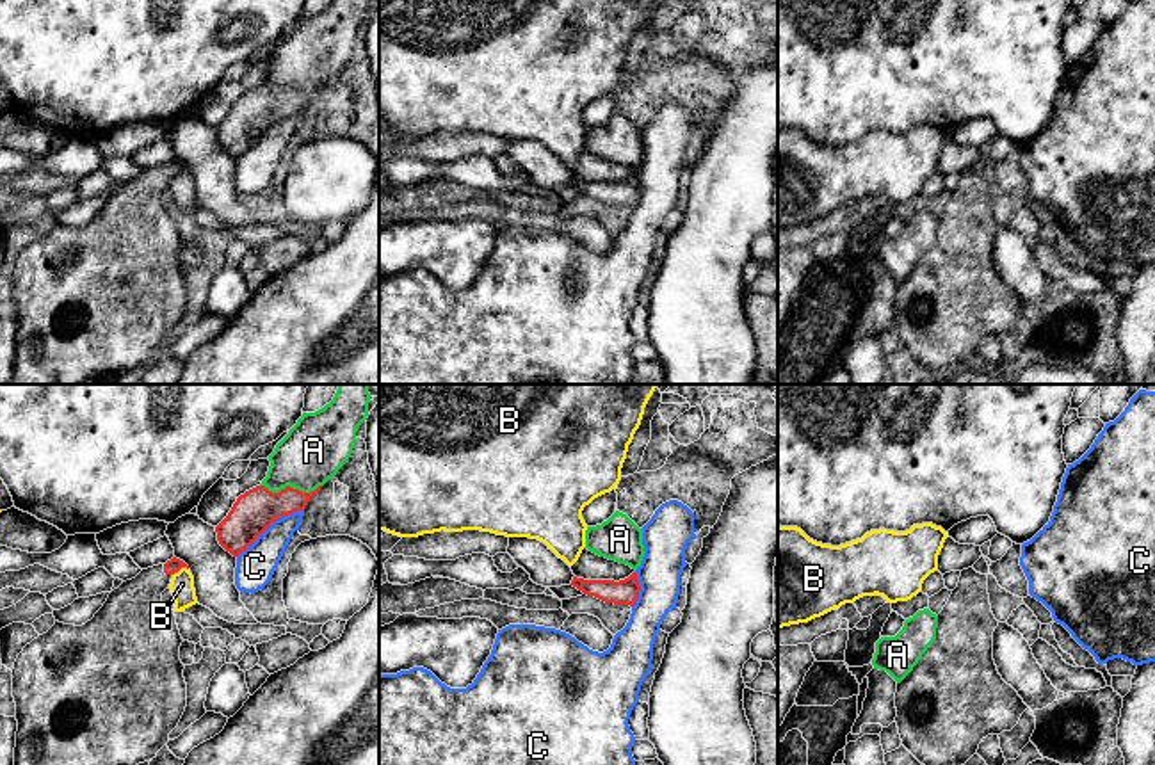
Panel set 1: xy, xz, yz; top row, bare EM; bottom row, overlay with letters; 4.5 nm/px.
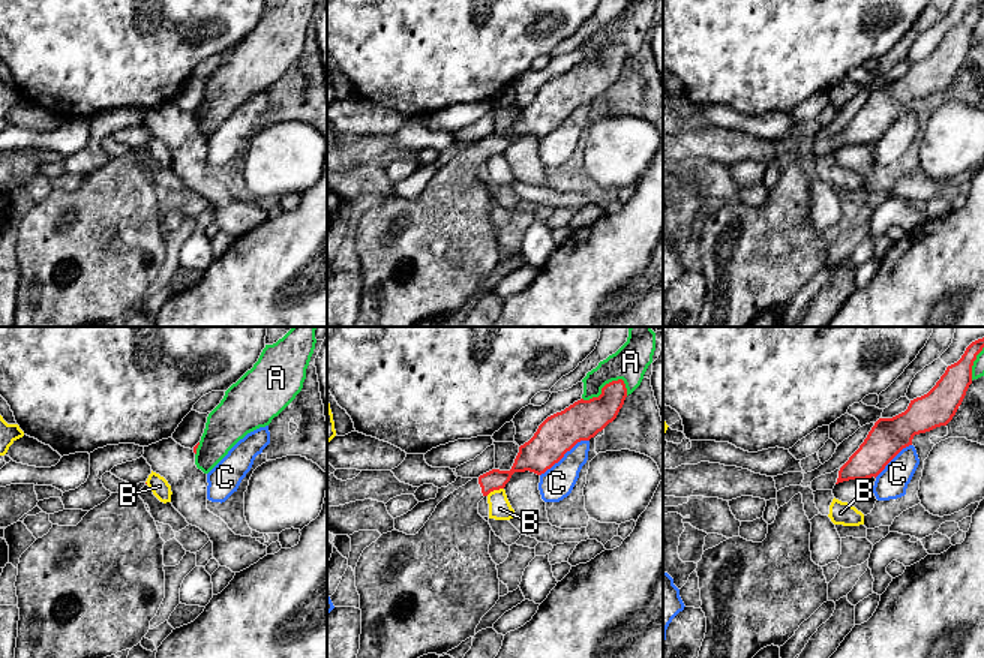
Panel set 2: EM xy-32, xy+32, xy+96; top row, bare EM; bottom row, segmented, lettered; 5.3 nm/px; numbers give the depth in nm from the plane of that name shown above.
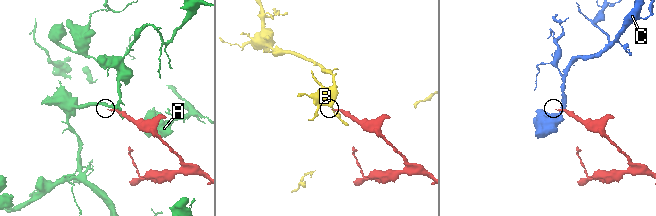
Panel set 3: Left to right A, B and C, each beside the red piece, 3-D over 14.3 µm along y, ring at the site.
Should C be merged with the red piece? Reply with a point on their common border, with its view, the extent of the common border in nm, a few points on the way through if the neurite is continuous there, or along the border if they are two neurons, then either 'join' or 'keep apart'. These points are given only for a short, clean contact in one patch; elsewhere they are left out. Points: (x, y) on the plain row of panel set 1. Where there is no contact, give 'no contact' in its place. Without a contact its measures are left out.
xy (269, 127) | 380 nm | along xy (303, 111), (276, 120), (237, 159) | keep apart

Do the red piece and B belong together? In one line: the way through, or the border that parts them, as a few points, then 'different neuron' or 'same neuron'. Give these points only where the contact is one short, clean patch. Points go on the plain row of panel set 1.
along xy (187, 169), (173, 177) | different neuron

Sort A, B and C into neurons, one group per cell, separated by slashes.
A / B / C

